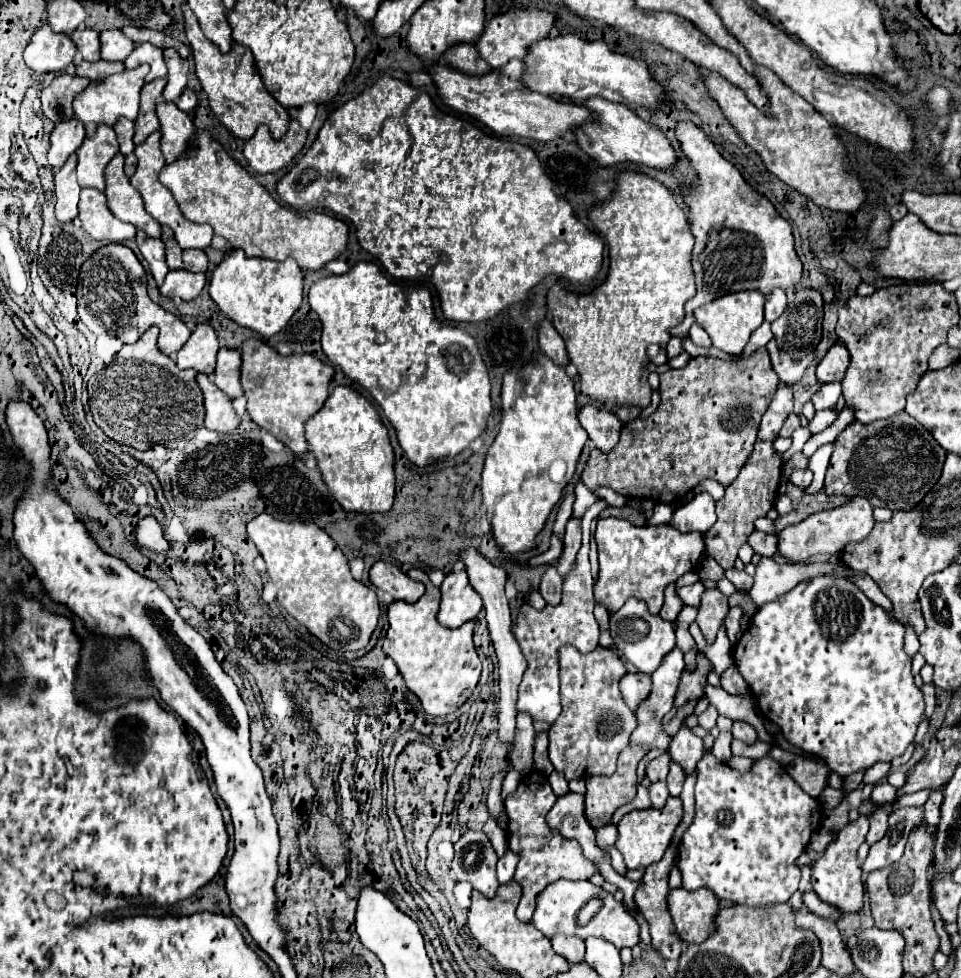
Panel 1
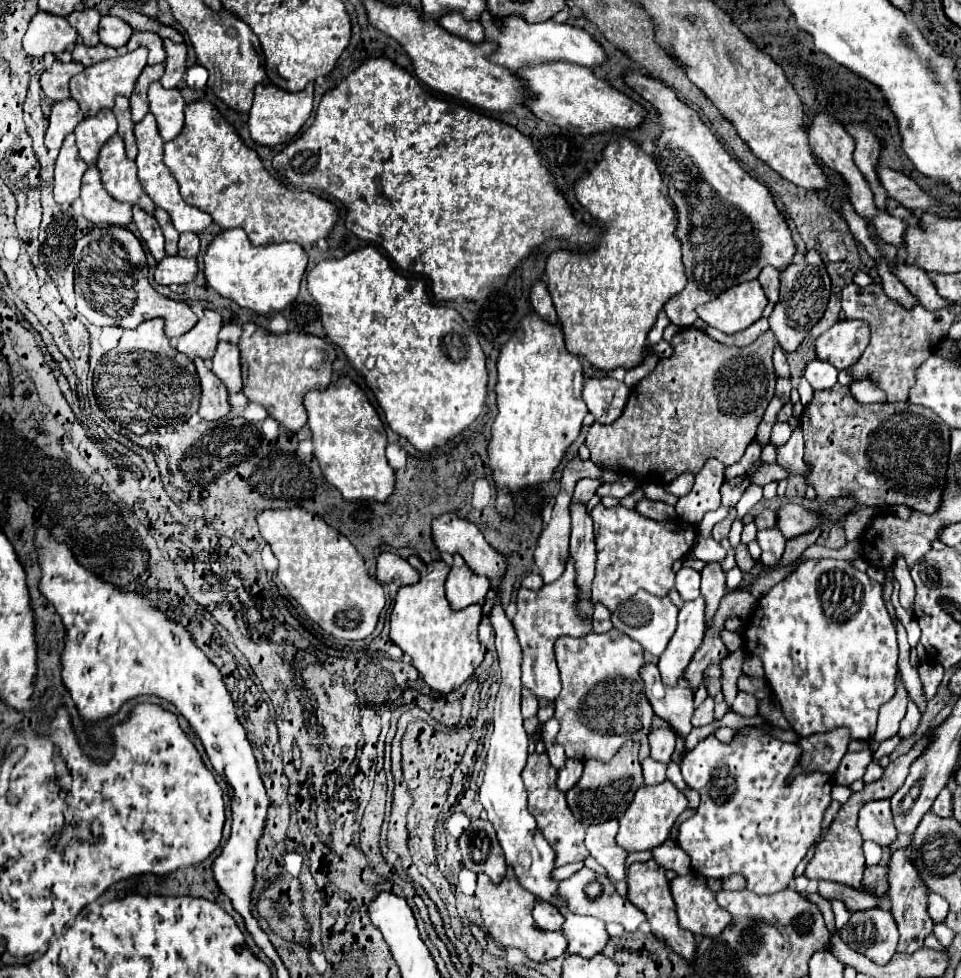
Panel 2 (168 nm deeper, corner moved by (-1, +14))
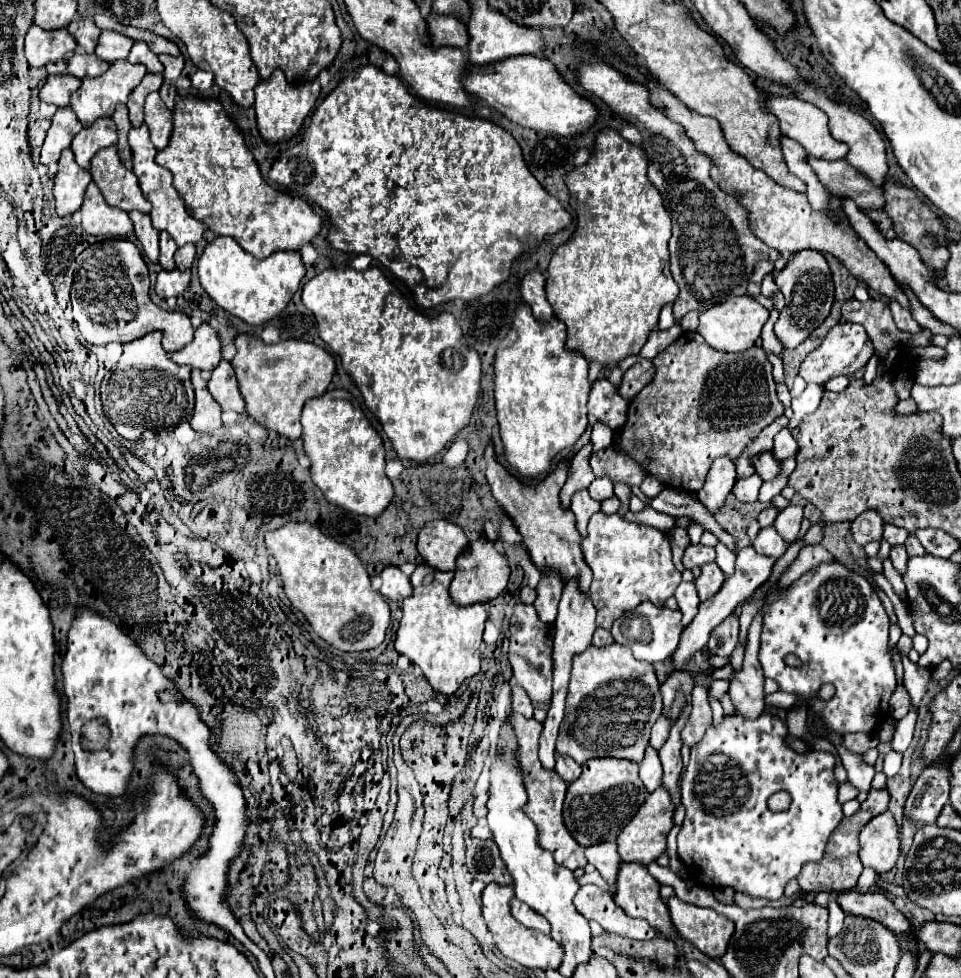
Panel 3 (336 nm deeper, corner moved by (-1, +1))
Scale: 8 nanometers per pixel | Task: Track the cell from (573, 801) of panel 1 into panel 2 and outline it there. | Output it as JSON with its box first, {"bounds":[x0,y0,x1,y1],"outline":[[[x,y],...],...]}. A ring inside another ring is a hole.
{"bounds":[557,760,583,794],"outline":[[[567,760],[565,768],[559,772],[559,778],[557,778],[559,790],[561,790],[563,794],[565,794],[567,790],[571,790],[571,786],[575,786],[575,782],[579,782],[581,772],[583,772],[583,762],[581,762],[581,760]]]}

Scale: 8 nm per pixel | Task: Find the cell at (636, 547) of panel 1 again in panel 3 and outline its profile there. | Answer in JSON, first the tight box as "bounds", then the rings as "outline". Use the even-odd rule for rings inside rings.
{"bounds":[581,511,681,629],"outline":[[[597,511],[587,525],[587,537],[581,537],[581,551],[585,563],[593,571],[591,601],[597,609],[597,625],[611,629],[613,621],[625,611],[635,609],[643,601],[651,601],[655,607],[673,595],[681,583],[681,573],[671,561],[671,545],[667,533],[627,521],[623,515],[605,515]]]}

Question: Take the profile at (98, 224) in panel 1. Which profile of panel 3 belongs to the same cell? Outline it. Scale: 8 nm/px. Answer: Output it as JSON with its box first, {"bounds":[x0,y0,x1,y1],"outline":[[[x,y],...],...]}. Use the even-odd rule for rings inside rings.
{"bounds":[81,183,133,239],"outline":[[[91,183],[85,191],[85,201],[81,205],[83,215],[83,229],[89,235],[101,235],[105,239],[129,239],[133,235],[133,223],[127,215],[127,211],[111,207],[99,187]]]}

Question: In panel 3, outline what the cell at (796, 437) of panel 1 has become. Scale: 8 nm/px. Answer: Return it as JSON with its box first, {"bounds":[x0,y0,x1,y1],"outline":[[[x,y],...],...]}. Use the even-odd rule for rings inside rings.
{"bounds":[733,475,761,503],"outline":[[[751,475],[751,477],[745,477],[745,479],[737,479],[735,487],[733,487],[733,493],[739,501],[743,503],[753,503],[757,501],[757,495],[759,495],[759,487],[761,487],[761,479],[757,475]]]}

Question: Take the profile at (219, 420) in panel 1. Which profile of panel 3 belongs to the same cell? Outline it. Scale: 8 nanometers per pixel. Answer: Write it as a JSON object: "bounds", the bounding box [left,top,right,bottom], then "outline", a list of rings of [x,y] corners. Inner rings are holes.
{"bounds":[191,371,223,433],"outline":[[[191,371],[193,391],[195,391],[195,409],[191,417],[191,427],[201,433],[211,433],[223,427],[221,423],[221,407],[211,399],[207,391],[207,381],[201,377],[201,371]]]}

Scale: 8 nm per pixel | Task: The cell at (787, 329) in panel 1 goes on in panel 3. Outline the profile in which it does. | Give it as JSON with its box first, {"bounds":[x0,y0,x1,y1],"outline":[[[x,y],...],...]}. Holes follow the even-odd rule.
{"bounds":[775,249,833,349],"outline":[[[803,249],[793,255],[793,259],[785,265],[785,269],[781,273],[775,275],[775,285],[779,287],[779,291],[785,297],[785,309],[779,313],[779,321],[775,323],[775,335],[779,337],[783,347],[795,349],[829,315],[829,309],[833,305],[831,269],[827,265],[827,259],[819,251]]]}

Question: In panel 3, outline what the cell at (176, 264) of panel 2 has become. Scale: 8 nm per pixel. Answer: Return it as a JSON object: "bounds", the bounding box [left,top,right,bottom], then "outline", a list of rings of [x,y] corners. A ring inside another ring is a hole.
{"bounds":[155,269,191,299],"outline":[[[177,269],[175,271],[161,271],[157,275],[155,291],[161,299],[163,297],[177,297],[189,287],[189,279],[191,279],[191,271],[177,271]]]}

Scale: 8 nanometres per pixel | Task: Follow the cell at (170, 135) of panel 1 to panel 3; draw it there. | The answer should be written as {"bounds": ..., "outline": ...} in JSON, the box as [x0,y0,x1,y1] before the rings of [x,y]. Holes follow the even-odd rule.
{"bounds":[145,93,173,151],"outline":[[[151,93],[145,101],[145,117],[151,131],[151,141],[161,151],[169,143],[173,131],[173,111],[165,107],[159,93]]]}

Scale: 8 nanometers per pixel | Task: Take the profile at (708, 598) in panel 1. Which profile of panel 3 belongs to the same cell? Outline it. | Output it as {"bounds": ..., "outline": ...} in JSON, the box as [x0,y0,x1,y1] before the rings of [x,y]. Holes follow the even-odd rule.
{"bounds":[695,563,725,601],"outline":[[[705,563],[705,565],[701,565],[701,575],[695,579],[699,599],[705,601],[705,599],[713,597],[719,591],[719,587],[723,585],[723,579],[725,579],[725,575],[717,567],[717,563]]]}

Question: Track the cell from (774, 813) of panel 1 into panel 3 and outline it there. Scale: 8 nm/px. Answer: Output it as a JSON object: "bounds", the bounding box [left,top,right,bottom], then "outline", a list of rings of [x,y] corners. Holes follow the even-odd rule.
{"bounds":[677,713,843,901],"outline":[[[735,713],[725,715],[719,725],[711,725],[699,745],[691,747],[681,797],[685,821],[677,835],[677,845],[679,857],[693,881],[709,887],[733,887],[751,897],[775,901],[783,895],[787,881],[797,877],[805,863],[823,857],[829,835],[843,819],[841,803],[837,801],[837,779],[833,773],[835,755],[823,751],[795,753],[785,739],[787,723],[779,717],[763,713],[757,719],[745,719]],[[781,789],[791,789],[791,809],[771,813],[767,799]]]}

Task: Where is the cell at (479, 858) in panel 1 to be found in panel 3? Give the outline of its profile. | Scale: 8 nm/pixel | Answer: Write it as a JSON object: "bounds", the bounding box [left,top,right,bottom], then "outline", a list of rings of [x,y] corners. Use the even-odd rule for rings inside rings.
{"bounds":[467,839,513,885],"outline":[[[473,839],[471,845],[467,847],[467,867],[475,879],[481,879],[485,883],[499,883],[499,885],[513,883],[495,841]]]}

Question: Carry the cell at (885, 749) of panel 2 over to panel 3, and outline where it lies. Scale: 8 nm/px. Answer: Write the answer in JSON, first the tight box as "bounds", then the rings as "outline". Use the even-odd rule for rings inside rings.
{"bounds":[891,705,919,753],"outline":[[[911,705],[909,713],[901,721],[897,721],[895,735],[893,735],[893,741],[891,741],[893,751],[899,751],[899,753],[907,751],[907,747],[909,747],[909,743],[913,739],[913,729],[915,729],[917,717],[919,717],[919,709],[915,705]]]}

